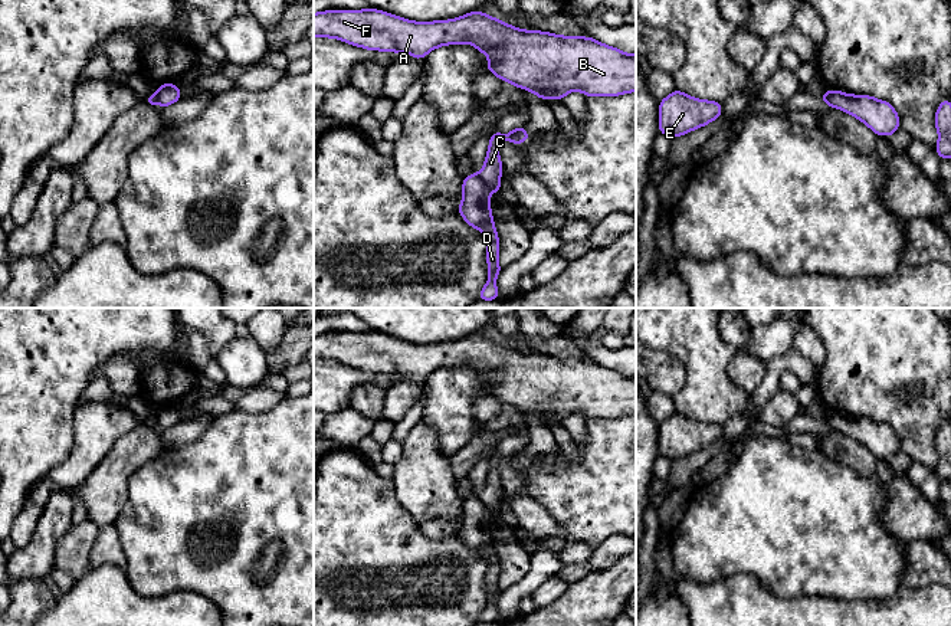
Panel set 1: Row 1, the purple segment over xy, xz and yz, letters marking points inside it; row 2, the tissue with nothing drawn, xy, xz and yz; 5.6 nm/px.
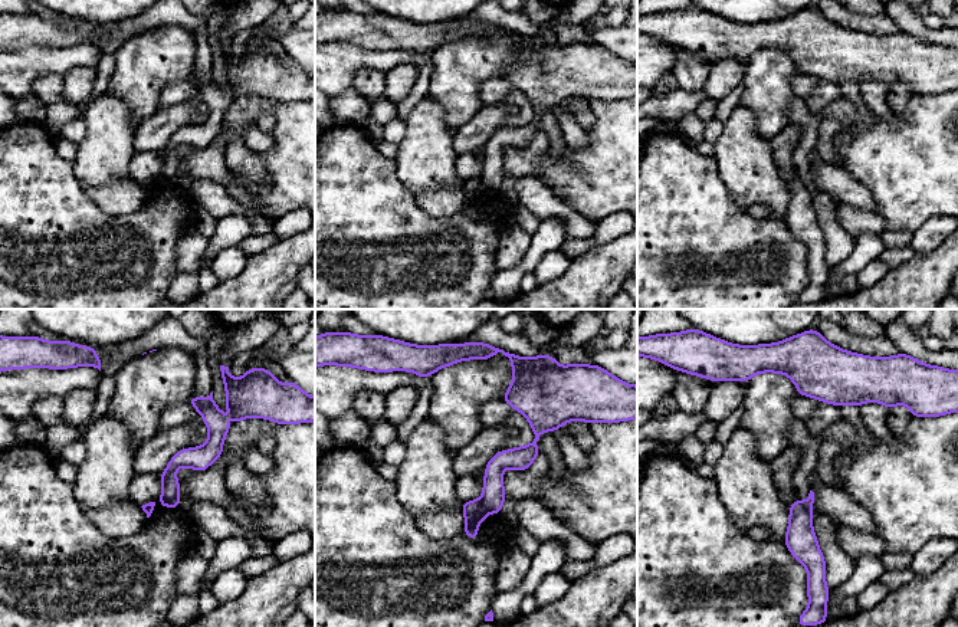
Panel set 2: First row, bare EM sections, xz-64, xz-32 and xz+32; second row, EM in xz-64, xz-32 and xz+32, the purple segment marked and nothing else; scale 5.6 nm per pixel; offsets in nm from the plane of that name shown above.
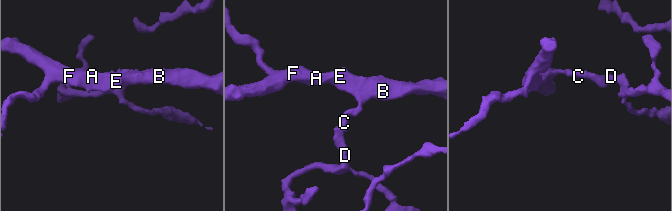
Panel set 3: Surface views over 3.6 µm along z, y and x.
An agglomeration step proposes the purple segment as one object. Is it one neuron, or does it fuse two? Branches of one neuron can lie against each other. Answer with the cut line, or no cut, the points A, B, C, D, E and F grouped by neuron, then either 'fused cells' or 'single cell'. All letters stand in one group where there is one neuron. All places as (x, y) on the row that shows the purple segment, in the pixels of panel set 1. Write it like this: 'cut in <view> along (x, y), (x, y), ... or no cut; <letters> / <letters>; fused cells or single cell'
cut in xz along (478, 174), (491, 192); A B C E F / D; fused cells

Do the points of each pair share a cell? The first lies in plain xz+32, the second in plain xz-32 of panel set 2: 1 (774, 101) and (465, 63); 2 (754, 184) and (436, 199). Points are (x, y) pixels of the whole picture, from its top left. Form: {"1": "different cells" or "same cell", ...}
{"1": "same cell", "2": "different cells"}

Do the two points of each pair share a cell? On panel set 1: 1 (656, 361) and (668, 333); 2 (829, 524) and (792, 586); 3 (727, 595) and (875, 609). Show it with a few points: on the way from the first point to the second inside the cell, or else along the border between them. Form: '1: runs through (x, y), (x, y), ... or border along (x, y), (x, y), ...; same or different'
1: border along (651, 346), (674, 354), (686, 372); different
2: runs through (813, 540), (792, 561), (792, 570); same
3: runs through (764, 610), (838, 610); same

